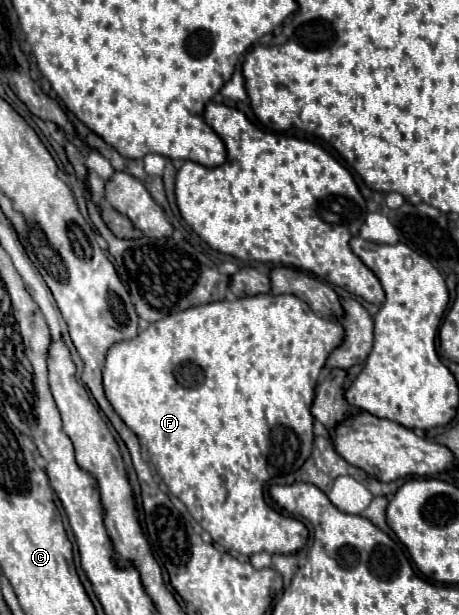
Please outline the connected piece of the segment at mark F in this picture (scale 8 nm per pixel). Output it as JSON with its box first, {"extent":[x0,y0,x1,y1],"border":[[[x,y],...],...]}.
{"extent":[102,293,344,555],"border":[[[268,293],[268,295],[240,297],[236,301],[218,301],[218,303],[198,305],[198,307],[190,307],[190,309],[172,313],[172,315],[152,323],[146,331],[138,333],[136,339],[128,341],[128,343],[112,345],[106,353],[106,363],[104,363],[102,369],[103,388],[106,391],[108,401],[114,407],[114,411],[122,417],[122,421],[138,435],[140,443],[146,447],[158,475],[168,485],[170,493],[176,495],[186,505],[190,515],[198,521],[198,525],[204,531],[210,533],[214,543],[222,545],[228,551],[234,549],[234,551],[244,553],[244,555],[254,555],[254,553],[260,553],[260,551],[288,555],[288,553],[296,553],[298,549],[304,547],[304,543],[308,539],[308,529],[300,519],[286,517],[286,515],[278,513],[276,509],[272,509],[264,501],[262,485],[268,479],[272,479],[274,475],[292,473],[292,471],[300,469],[304,465],[304,461],[310,457],[312,441],[314,441],[314,433],[312,433],[314,417],[310,413],[310,405],[314,401],[314,389],[318,385],[318,377],[320,377],[320,371],[326,365],[328,355],[342,341],[344,341],[344,327],[340,323],[332,321],[332,319],[316,315],[296,295],[270,295]]]}

